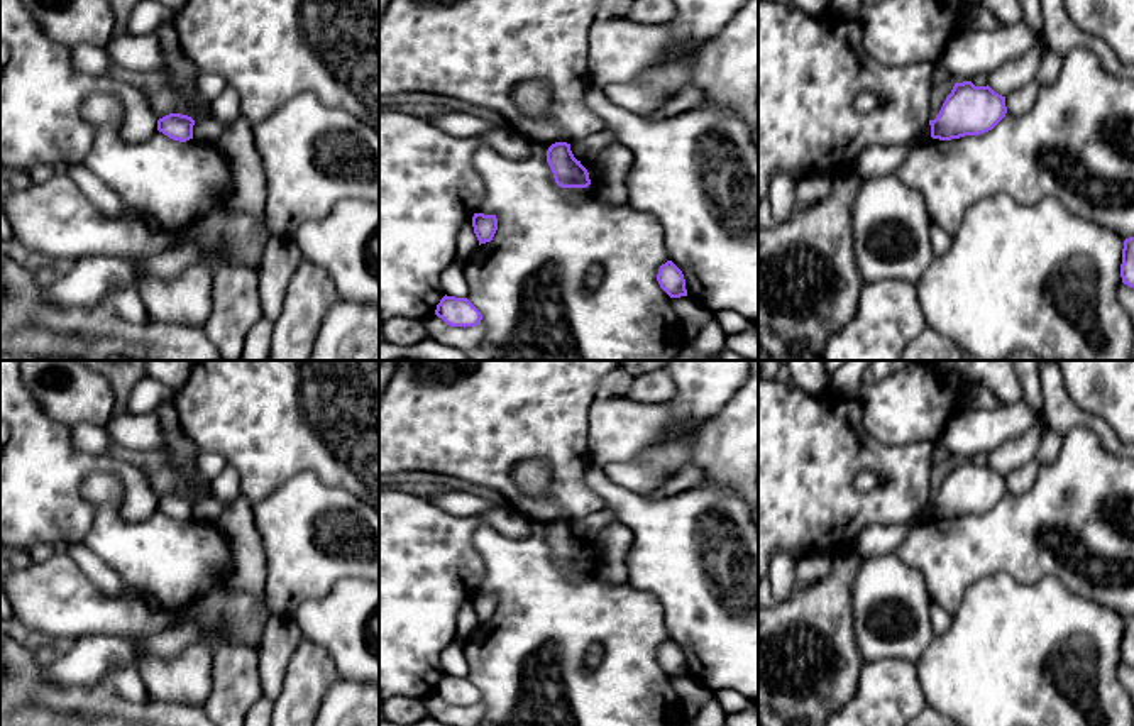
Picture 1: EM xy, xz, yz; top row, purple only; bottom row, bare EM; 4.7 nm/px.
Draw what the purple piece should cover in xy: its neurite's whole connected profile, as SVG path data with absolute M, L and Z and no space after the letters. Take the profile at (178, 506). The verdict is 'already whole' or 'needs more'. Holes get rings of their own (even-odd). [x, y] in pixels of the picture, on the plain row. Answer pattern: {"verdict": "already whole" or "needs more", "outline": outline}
{"verdict": "already whole", "outline": "M169 492L157 499L157 509L179 521L193 518L193 504L195 499L181 492Z"}

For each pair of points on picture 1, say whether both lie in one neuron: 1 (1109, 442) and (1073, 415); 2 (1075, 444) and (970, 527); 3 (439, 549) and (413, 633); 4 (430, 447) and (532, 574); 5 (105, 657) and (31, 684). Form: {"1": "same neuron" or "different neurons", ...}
{"1": "same neuron", "2": "same neuron", "3": "same neuron", "4": "different neurons", "5": "different neurons"}

